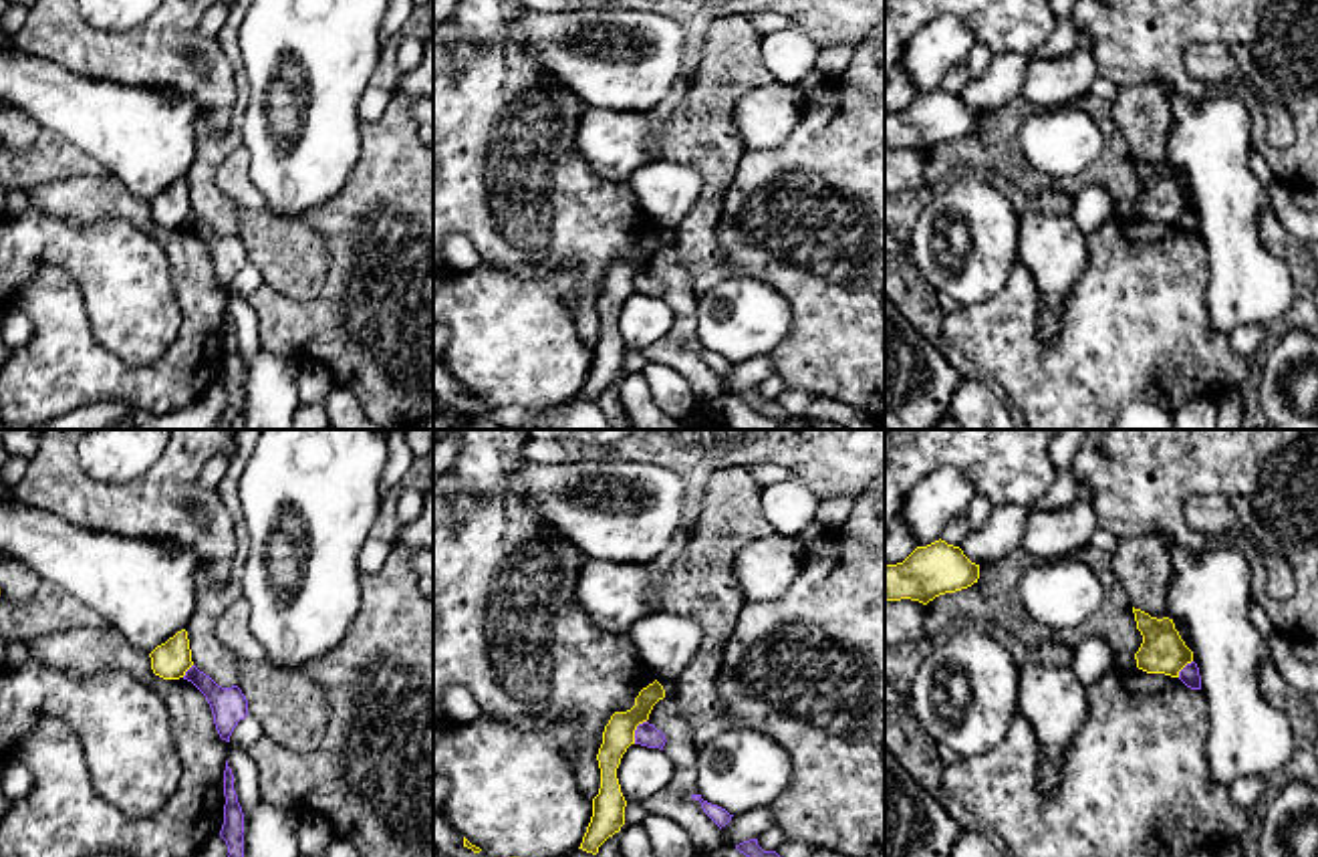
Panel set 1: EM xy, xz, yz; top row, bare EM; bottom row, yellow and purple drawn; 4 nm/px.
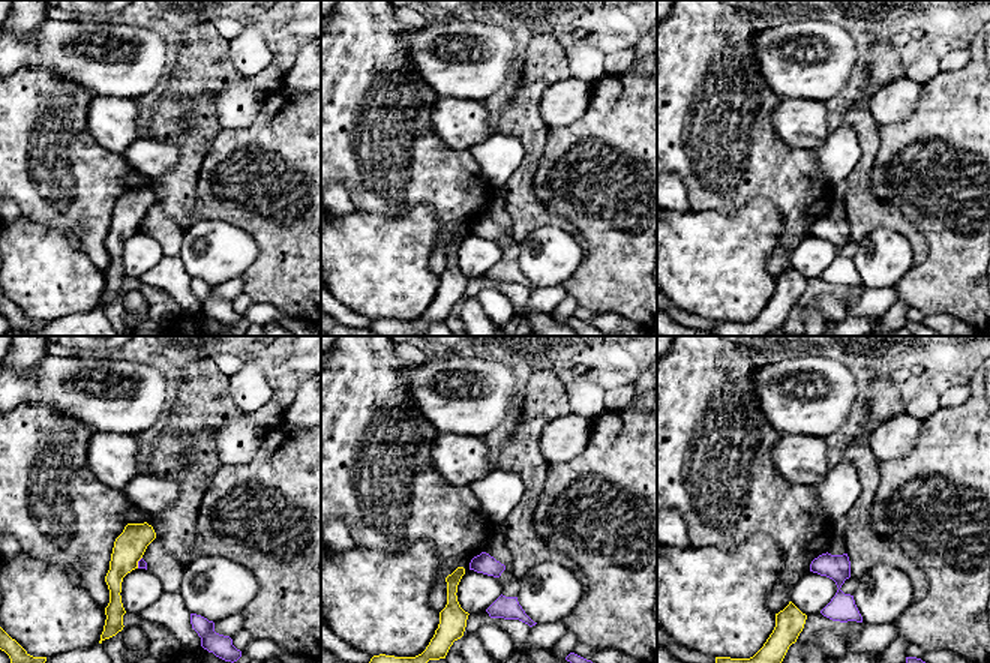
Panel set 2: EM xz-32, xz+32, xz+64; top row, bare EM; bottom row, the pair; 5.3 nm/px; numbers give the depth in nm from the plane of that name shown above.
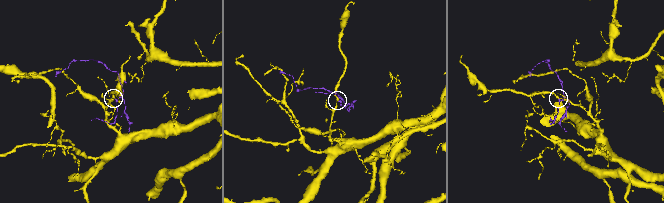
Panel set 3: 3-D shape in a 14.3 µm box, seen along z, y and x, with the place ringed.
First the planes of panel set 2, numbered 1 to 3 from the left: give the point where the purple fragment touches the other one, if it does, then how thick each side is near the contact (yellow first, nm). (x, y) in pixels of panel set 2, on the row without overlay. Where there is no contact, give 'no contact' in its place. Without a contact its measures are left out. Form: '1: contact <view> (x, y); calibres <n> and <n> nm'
1: contact xz-32 (137, 227); calibres 170 and 50 nm
2: no contact
3: no contact

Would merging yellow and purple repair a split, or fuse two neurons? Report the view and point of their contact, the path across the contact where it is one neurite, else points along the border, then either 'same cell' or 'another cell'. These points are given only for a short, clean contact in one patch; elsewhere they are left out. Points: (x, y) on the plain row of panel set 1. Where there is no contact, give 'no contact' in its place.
meets yellow in xz at (635, 277); border along xz (645, 269), (637, 275), (633, 291); another cell

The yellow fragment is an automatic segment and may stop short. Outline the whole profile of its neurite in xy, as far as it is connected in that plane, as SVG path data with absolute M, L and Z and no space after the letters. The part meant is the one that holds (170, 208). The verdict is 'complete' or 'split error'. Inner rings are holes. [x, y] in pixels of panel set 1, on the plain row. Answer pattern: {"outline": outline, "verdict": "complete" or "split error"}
{"outline": "M181 177L151 202L151 218L163 228L179 228L193 214L187 179Z", "verdict": "complete"}

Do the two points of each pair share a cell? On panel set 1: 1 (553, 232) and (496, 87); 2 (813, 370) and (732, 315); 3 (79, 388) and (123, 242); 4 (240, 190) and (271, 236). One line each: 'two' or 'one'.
1: one
2: two
3: two
4: two

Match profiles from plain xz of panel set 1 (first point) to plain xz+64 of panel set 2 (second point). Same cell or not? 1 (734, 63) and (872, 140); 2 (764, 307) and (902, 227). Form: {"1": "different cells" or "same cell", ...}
{"1": "same cell", "2": "different cells"}

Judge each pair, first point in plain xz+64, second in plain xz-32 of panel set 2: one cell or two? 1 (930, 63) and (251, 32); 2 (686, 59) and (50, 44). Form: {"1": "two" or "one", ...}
{"1": "one", "2": "two"}

